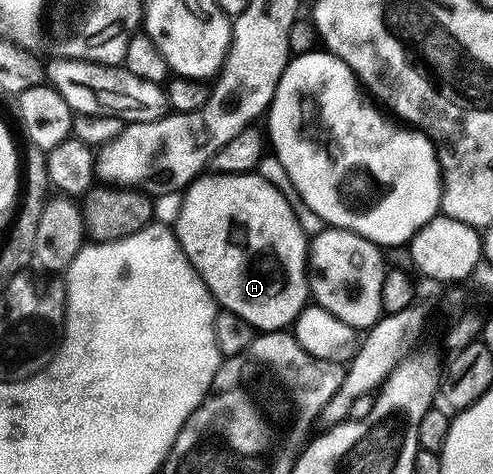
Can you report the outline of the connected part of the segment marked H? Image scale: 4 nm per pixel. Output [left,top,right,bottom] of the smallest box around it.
[174,171,310,333]

